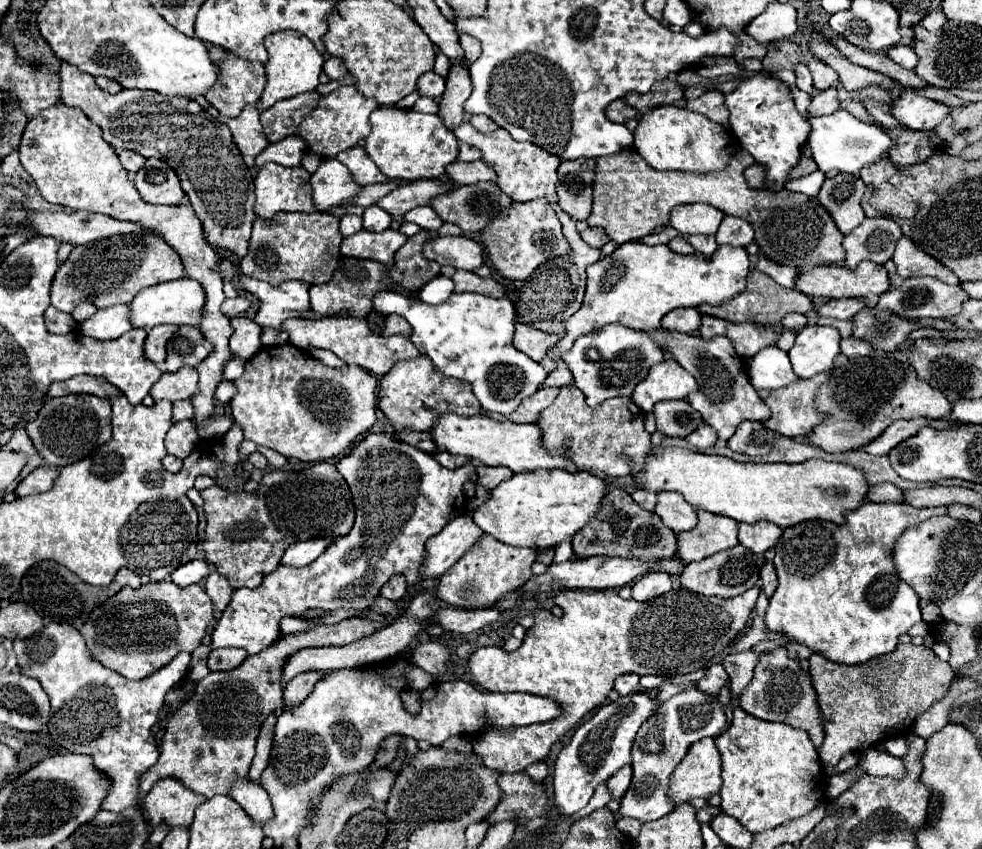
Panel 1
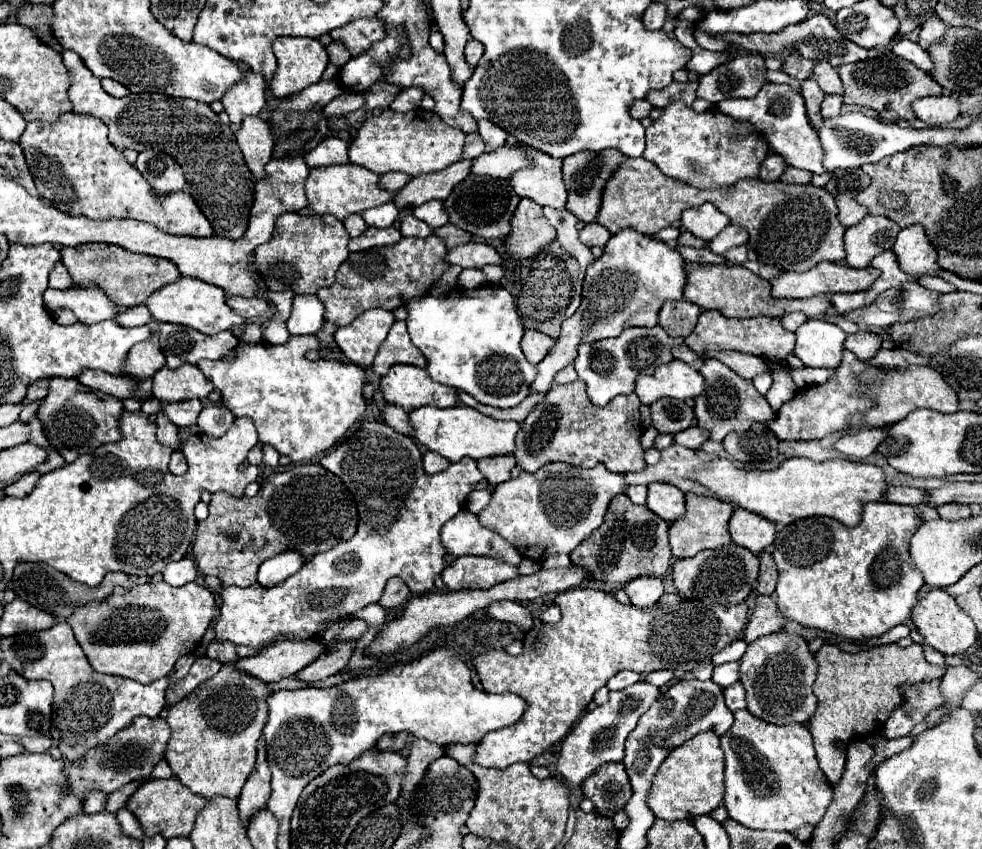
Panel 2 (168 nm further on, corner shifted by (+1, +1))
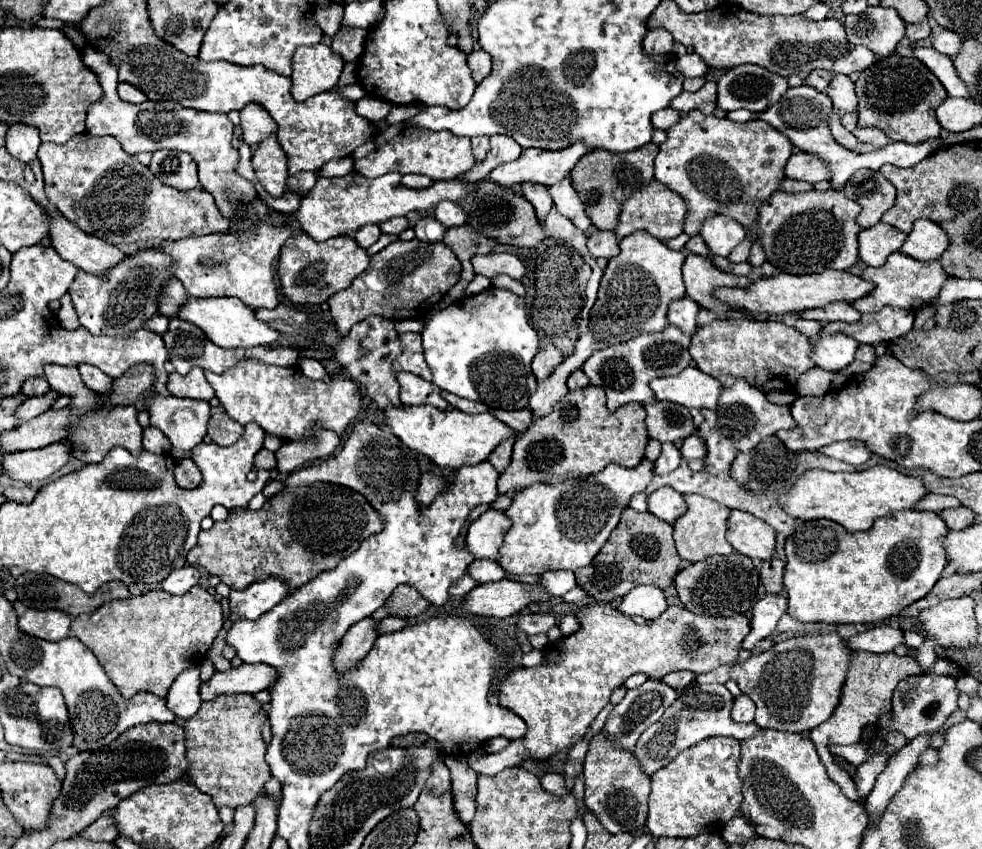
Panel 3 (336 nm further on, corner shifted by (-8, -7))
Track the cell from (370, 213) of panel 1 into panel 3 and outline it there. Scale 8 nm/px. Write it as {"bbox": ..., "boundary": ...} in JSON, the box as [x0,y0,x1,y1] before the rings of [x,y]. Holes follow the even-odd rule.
{"bbox":[380,218,408,234],"boundary":[[[392,218],[392,220],[386,220],[386,222],[382,222],[380,224],[380,230],[384,232],[384,234],[400,234],[402,230],[406,230],[408,228],[408,220],[406,218]]]}

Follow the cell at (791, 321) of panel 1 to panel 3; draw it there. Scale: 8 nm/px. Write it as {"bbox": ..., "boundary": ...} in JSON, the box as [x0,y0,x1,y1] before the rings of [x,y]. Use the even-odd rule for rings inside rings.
{"bbox":[796,320,820,338],"boundary":[[[796,320],[796,330],[802,332],[804,336],[808,338],[814,338],[818,332],[820,332],[820,322],[814,322],[814,320]]]}

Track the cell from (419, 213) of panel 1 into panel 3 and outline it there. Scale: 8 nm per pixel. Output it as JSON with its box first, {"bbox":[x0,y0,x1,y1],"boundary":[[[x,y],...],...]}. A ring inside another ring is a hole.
{"bbox":[434,202,466,228],"boundary":[[[440,202],[434,210],[434,216],[438,222],[442,222],[446,228],[456,228],[456,226],[462,226],[466,222],[466,214],[464,210],[456,204],[456,202]]]}

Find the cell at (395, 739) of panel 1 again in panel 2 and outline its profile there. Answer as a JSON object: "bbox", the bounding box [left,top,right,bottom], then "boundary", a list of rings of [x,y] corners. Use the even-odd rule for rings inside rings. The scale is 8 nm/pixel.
{"bbox":[377,732,407,750],"boundary":[[[399,732],[399,734],[385,734],[377,740],[377,750],[403,750],[407,744],[407,732]]]}

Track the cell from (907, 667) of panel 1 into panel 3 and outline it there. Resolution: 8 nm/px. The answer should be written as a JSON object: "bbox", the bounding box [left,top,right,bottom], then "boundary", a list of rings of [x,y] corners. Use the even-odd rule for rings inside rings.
{"bbox":[810,652,926,800],"boundary":[[[850,652],[850,668],[846,674],[846,682],[842,686],[842,694],[840,694],[840,702],[836,706],[836,710],[832,712],[832,716],[822,722],[818,728],[814,728],[810,732],[810,740],[816,744],[818,756],[822,760],[822,764],[828,770],[828,776],[842,788],[842,792],[850,798],[856,800],[856,786],[852,782],[852,778],[848,776],[846,770],[842,770],[830,752],[830,746],[836,744],[854,744],[862,738],[862,730],[868,724],[878,724],[880,716],[884,712],[892,710],[892,696],[896,686],[906,680],[908,676],[918,676],[924,674],[926,670],[918,664],[918,660],[914,660],[914,656],[906,654],[906,656],[896,656],[894,652],[886,652],[886,654],[874,654],[874,652]]]}

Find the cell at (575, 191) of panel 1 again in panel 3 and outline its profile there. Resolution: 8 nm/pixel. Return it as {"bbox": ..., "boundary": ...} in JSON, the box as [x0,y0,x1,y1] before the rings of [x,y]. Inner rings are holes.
{"bbox":[570,144,658,230],"boundary":[[[646,144],[646,148],[638,148],[634,152],[624,152],[624,154],[610,154],[610,152],[588,152],[584,154],[574,170],[570,172],[572,176],[572,186],[578,192],[580,200],[586,206],[586,214],[592,220],[592,224],[598,230],[614,230],[618,222],[618,214],[622,208],[622,202],[648,184],[654,178],[654,158],[658,154],[656,144]]]}

